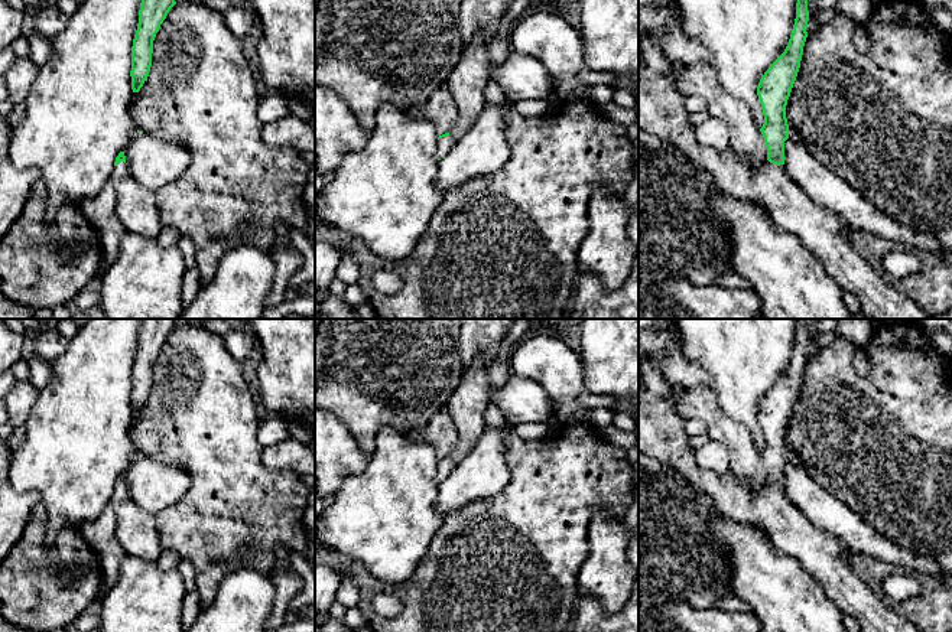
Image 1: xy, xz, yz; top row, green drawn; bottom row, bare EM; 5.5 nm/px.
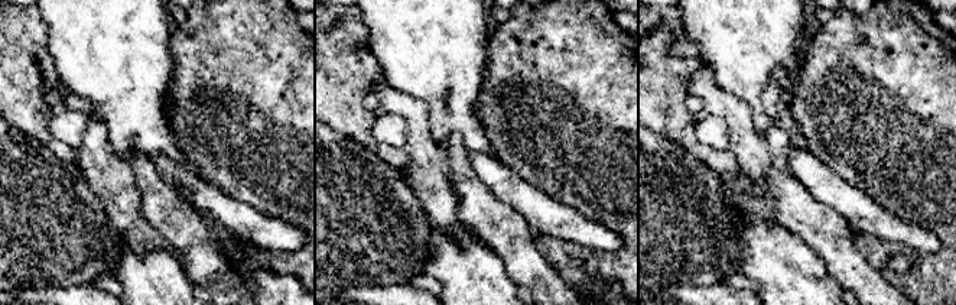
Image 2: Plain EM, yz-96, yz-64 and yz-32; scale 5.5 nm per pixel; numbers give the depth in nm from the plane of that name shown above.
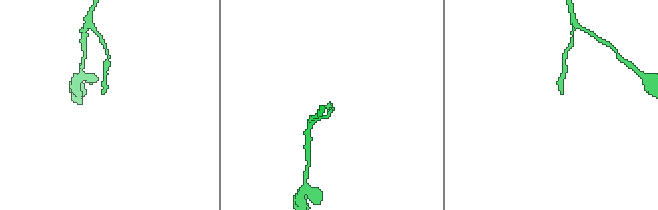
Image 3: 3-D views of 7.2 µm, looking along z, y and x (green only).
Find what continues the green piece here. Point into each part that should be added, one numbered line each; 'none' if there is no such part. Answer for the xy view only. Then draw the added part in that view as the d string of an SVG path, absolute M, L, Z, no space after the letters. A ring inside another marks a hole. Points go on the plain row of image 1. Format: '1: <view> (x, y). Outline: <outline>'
1: xy (136, 531). Outline: M124 485L114 489L110 505L117 517L116 537L123 551L144 561L157 561L163 548L155 515L134 502Z

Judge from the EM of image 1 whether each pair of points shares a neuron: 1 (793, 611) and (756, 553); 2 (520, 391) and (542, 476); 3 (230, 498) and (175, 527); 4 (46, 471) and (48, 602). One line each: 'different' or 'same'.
1: same
2: different
3: same
4: different

